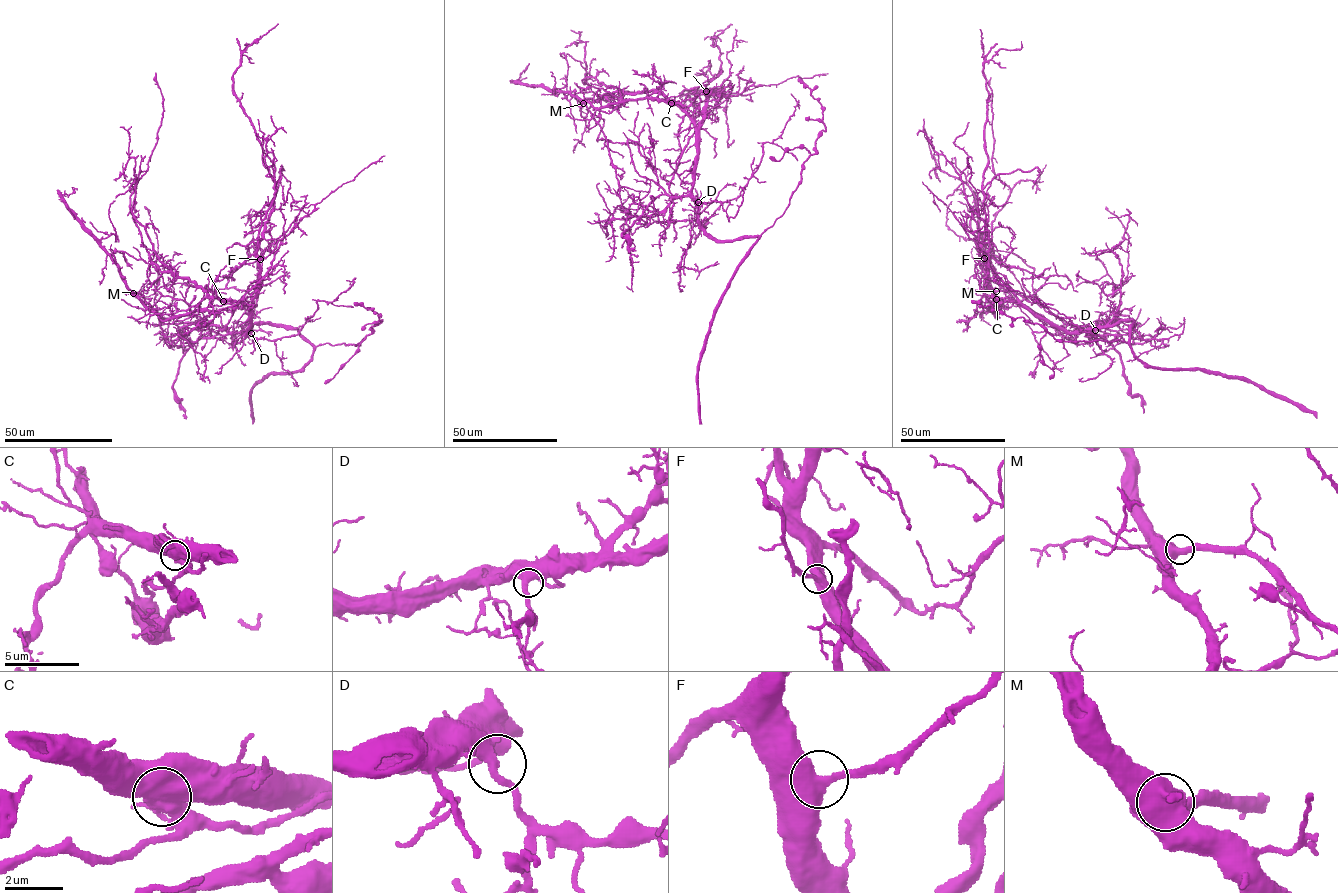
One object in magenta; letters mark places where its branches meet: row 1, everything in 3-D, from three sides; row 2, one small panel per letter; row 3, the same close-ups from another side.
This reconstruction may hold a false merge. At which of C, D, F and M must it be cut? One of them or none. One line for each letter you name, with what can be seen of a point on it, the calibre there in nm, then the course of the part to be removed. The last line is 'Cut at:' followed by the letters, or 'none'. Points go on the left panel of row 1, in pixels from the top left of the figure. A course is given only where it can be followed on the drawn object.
C: place (223, 301); calibre 750 nm; course (223, 301), (161, 320), (134, 294), (140, 293), (155, 310), (169, 347), (194, 327), (202, 328), (185, 327)
Cut at: C

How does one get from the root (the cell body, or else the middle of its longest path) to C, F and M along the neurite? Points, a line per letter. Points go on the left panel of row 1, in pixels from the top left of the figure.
C: (249, 325), (249, 310), (244, 305), (223, 301)
F: (249, 325), (249, 308), (255, 295), (260, 259)
M: (249, 325), (249, 310), (235, 302), (161, 320), (133, 293)

